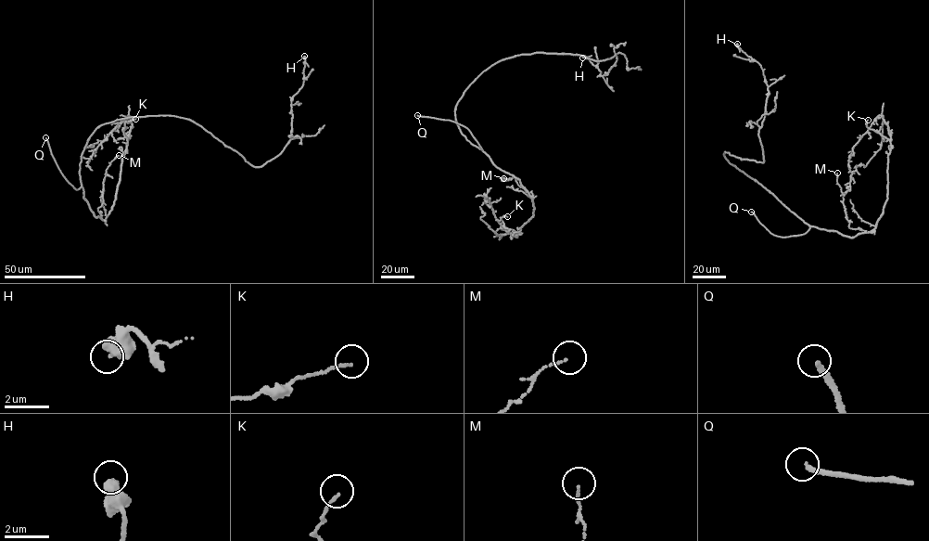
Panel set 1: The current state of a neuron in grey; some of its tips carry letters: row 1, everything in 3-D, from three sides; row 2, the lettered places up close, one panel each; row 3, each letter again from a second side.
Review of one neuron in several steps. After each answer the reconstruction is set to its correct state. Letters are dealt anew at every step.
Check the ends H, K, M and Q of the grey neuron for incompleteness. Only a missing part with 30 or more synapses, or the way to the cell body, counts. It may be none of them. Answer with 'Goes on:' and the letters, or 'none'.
Goes on: Q

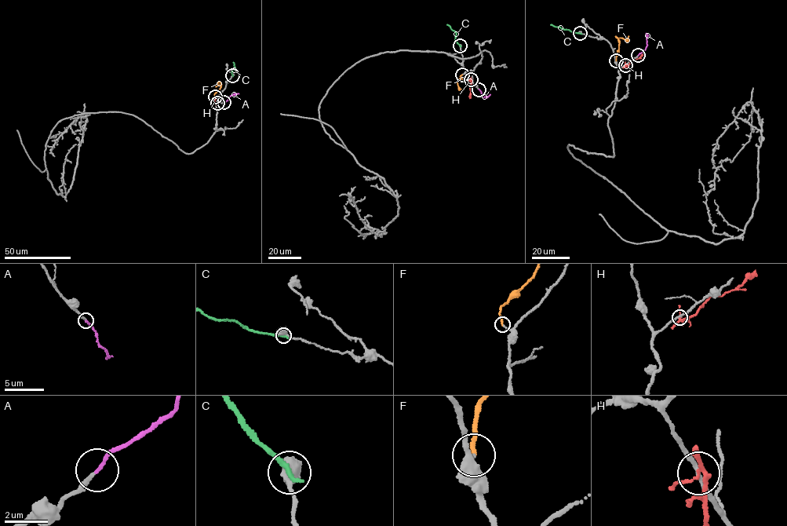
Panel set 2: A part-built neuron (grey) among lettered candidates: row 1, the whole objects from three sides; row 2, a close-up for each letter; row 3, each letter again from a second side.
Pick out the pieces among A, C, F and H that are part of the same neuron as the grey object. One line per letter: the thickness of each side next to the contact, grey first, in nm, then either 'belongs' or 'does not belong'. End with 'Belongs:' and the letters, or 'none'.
A: calibres 190 and 160 nm; belongs
C: calibres 750 and 280 nm; does not belong
F: calibres 170 and 190 nm; belongs
H: calibres 200 and 150 nm; does not belong
Belongs: A, F

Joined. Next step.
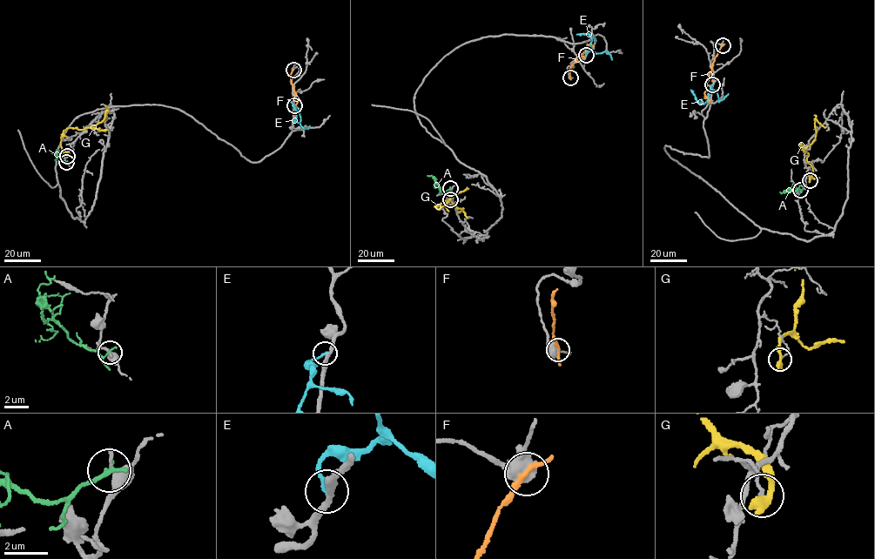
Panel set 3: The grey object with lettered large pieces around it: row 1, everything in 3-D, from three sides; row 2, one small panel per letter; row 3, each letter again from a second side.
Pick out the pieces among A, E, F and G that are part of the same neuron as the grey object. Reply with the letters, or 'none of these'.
none of these

